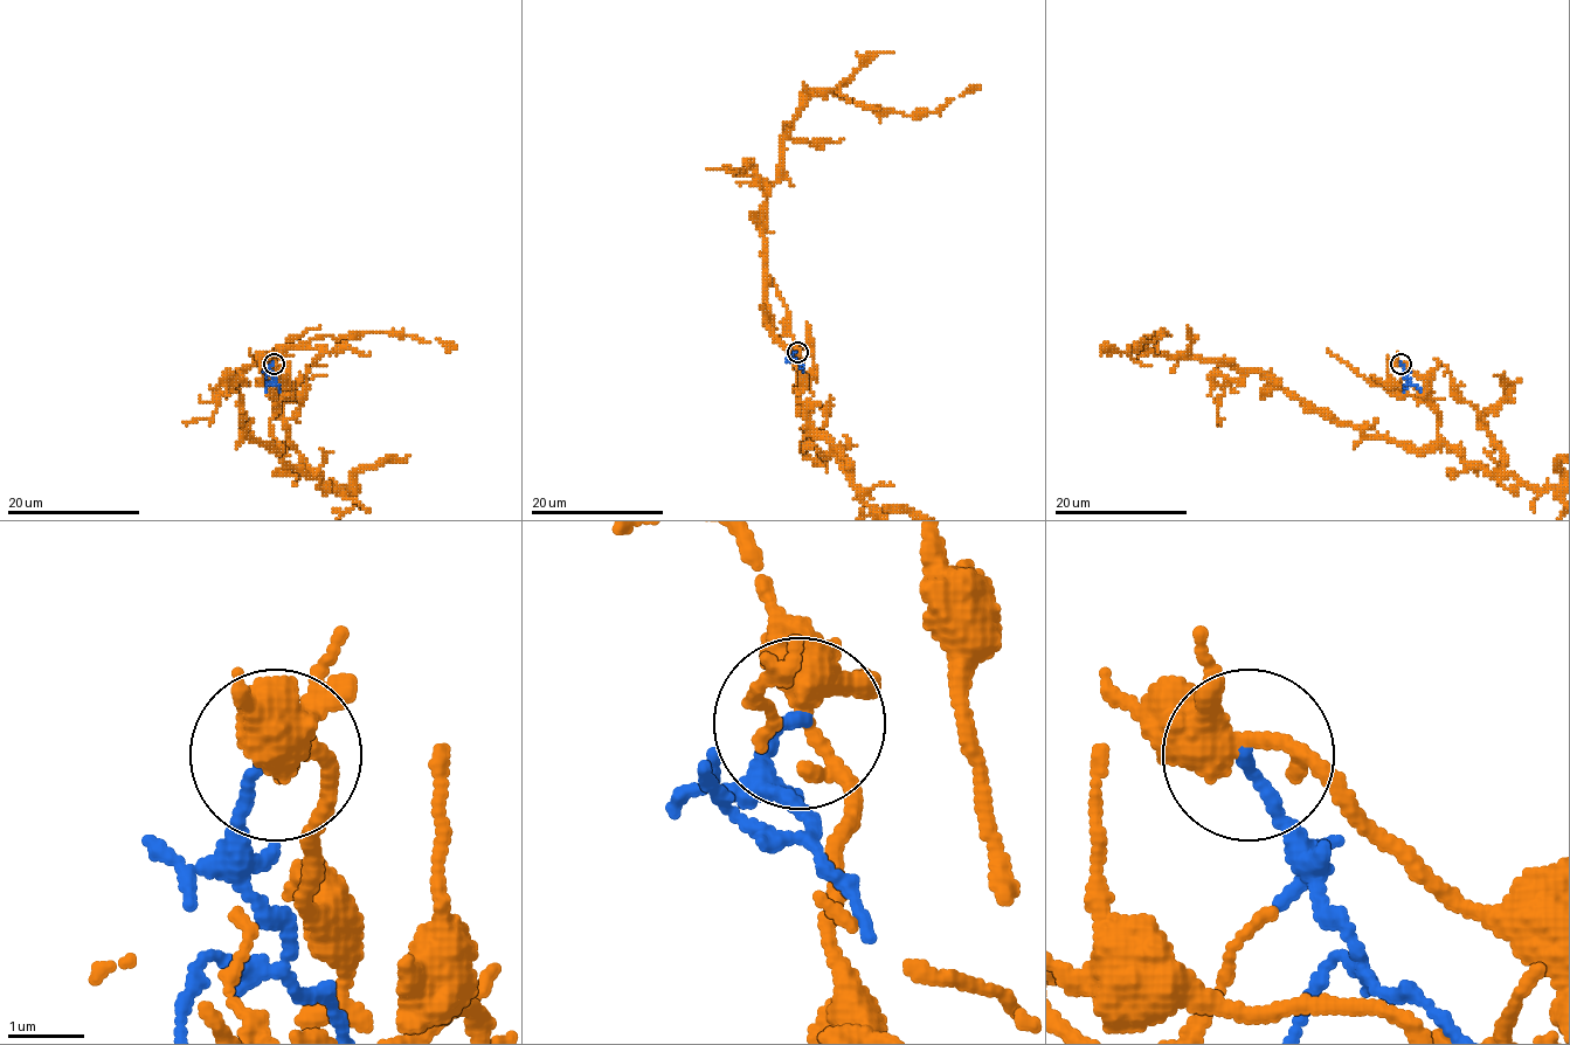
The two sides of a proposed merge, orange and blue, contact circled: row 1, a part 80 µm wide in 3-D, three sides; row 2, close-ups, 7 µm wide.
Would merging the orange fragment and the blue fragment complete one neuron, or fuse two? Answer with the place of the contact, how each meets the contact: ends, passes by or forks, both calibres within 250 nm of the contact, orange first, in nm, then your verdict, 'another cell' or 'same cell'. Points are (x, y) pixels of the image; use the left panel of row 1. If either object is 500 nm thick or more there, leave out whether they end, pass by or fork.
place (274, 364); orange forks; blue ends; calibres 360 and 160 nm; another cell

